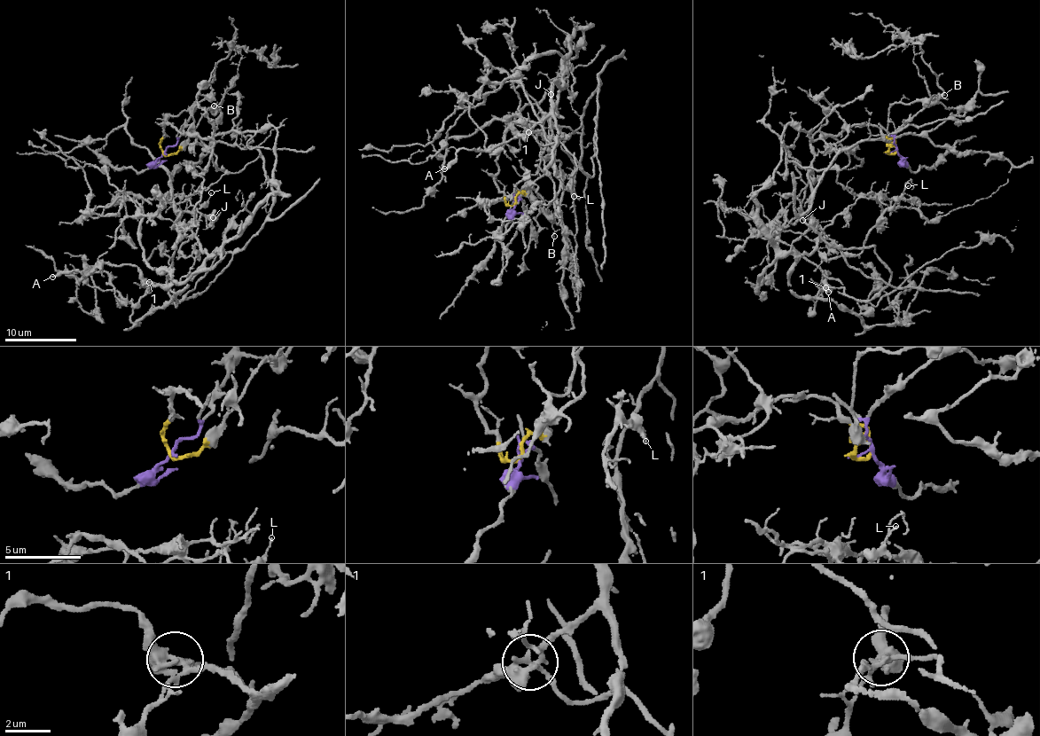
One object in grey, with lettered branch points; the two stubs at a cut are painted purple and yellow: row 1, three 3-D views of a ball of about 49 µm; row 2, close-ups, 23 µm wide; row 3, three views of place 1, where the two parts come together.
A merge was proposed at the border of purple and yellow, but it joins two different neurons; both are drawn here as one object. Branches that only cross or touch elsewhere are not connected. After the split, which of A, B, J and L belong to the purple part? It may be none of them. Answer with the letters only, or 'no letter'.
no letter

